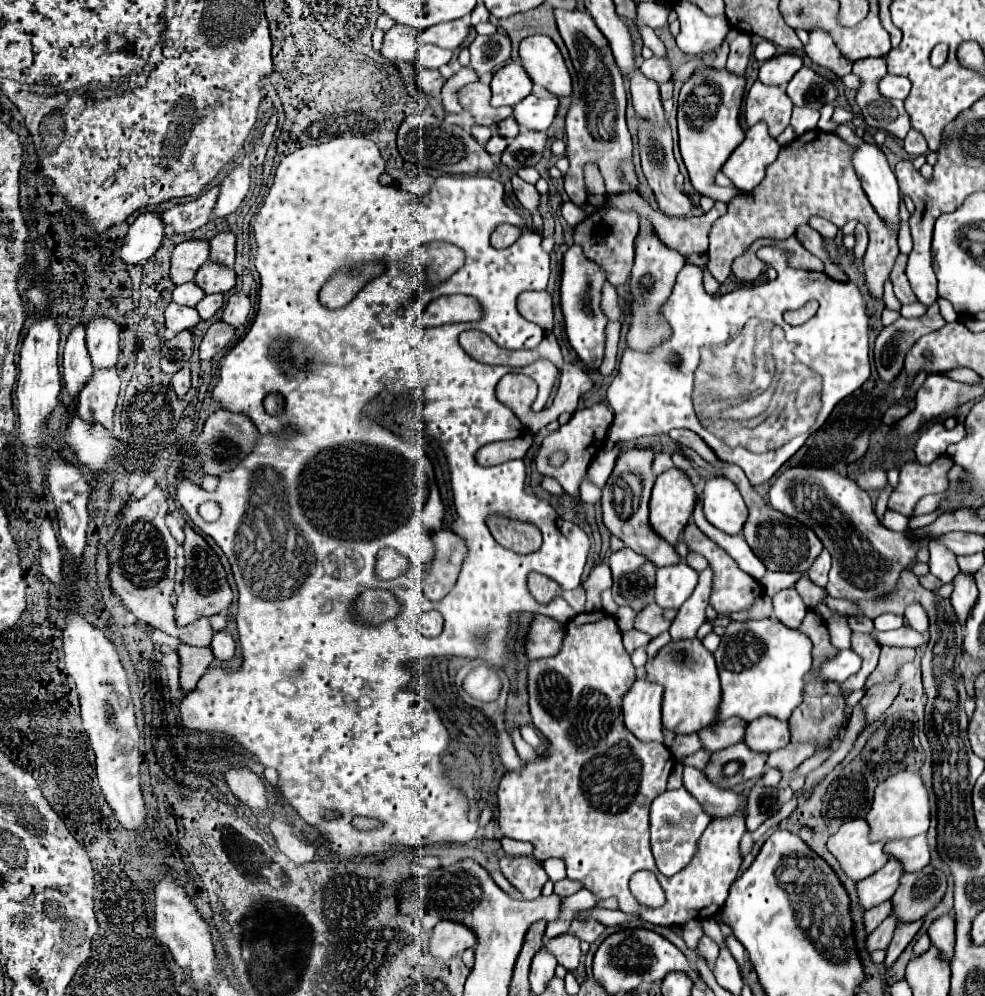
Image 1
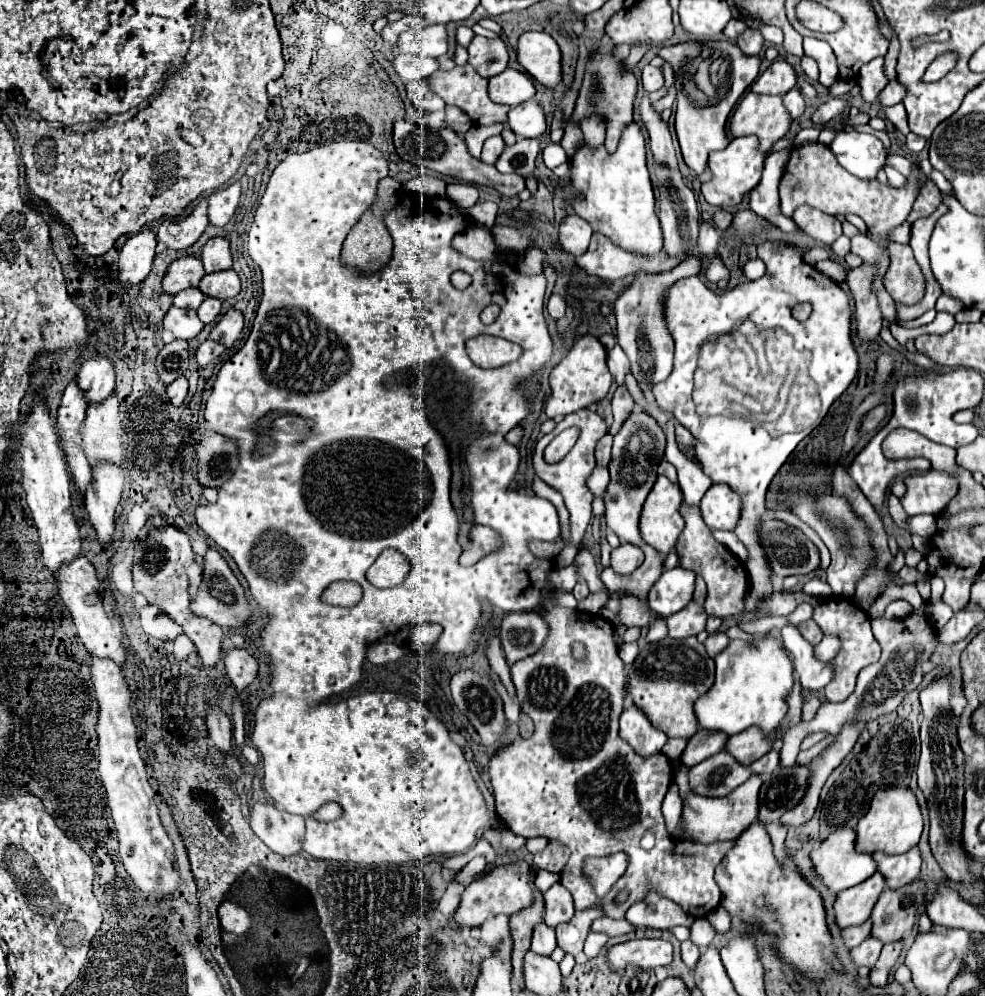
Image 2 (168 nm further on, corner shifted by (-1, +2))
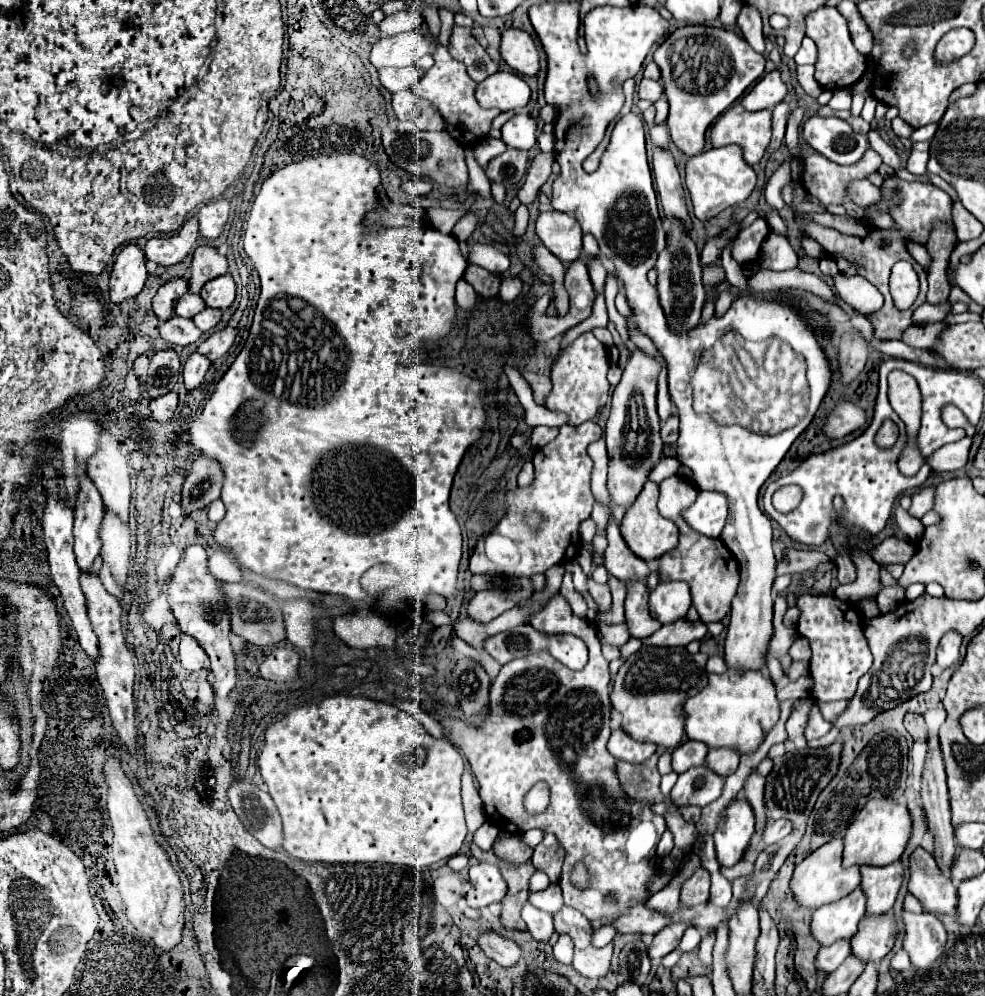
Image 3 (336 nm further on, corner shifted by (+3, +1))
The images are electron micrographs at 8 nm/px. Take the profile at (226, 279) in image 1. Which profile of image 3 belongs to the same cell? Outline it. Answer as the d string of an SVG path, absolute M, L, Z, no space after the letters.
M227 272L227 274L223 274L215 280L209 280L201 288L201 298L205 300L205 306L225 312L235 300L235 280L233 280L233 276Z

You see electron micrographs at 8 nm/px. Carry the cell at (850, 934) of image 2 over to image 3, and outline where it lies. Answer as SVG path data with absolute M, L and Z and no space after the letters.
M841 940L841 942L835 942L833 946L827 946L827 948L821 948L817 952L817 970L821 972L833 972L835 968L839 968L843 964L843 960L851 954L851 946L849 946L849 940Z

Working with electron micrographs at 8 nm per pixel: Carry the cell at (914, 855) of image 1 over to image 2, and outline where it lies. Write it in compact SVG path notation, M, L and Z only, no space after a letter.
M919 847L905 851L901 855L885 855L883 851L873 853L877 861L877 871L883 873L887 887L903 887L919 877L921 853Z

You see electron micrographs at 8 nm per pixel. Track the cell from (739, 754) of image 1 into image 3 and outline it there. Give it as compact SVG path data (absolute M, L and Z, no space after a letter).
M707 766L691 768L683 774L679 774L679 780L675 782L669 798L677 806L707 806L713 800L717 800L723 792L725 778L711 772Z

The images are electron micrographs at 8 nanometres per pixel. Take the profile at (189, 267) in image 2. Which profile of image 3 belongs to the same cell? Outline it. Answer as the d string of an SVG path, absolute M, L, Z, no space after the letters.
M183 278L169 280L167 284L163 284L163 286L157 290L157 294L155 294L155 298L153 298L153 312L155 312L155 316L159 318L159 322L165 322L165 320L169 320L169 318L175 314L173 308L175 308L175 304L177 304L177 300L179 300L187 290L189 290L189 286L187 286L187 280L183 280Z

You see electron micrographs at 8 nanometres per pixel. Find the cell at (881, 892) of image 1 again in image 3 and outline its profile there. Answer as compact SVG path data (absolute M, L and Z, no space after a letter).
M857 888L851 892L851 896L845 896L833 904L825 904L817 908L811 918L811 934L821 946L831 946L837 940L849 940L853 932L857 932L857 924L863 914L865 914L865 894L861 892L861 888Z

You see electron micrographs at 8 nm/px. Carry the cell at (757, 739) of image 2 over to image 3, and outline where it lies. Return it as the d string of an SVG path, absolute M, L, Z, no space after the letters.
M713 748L705 758L705 766L713 768L713 772L725 778L737 770L737 764L739 754L733 748Z

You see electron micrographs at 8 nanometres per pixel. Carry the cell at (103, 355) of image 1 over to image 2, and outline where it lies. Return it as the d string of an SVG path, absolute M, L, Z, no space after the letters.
M97 353L97 355L89 357L89 359L85 359L81 363L77 383L87 393L89 403L109 397L113 393L113 389L115 389L113 361L103 353Z

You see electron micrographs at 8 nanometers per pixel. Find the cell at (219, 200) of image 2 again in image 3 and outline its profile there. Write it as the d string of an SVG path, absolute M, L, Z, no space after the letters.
M225 198L213 200L209 204L205 204L199 214L199 234L205 240L215 240L221 236L225 224L227 224L227 214L229 214L229 202Z

